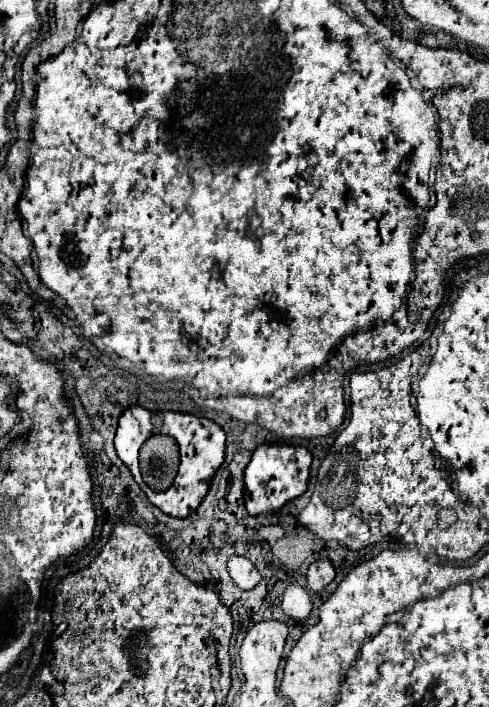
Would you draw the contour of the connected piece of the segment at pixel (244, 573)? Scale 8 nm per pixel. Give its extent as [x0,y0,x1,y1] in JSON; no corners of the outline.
[228,557,262,591]

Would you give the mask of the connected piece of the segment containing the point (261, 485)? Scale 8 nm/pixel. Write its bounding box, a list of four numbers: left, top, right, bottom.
[244,445,312,515]

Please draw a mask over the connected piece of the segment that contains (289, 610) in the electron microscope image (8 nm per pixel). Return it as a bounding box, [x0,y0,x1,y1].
[280,585,312,619]

